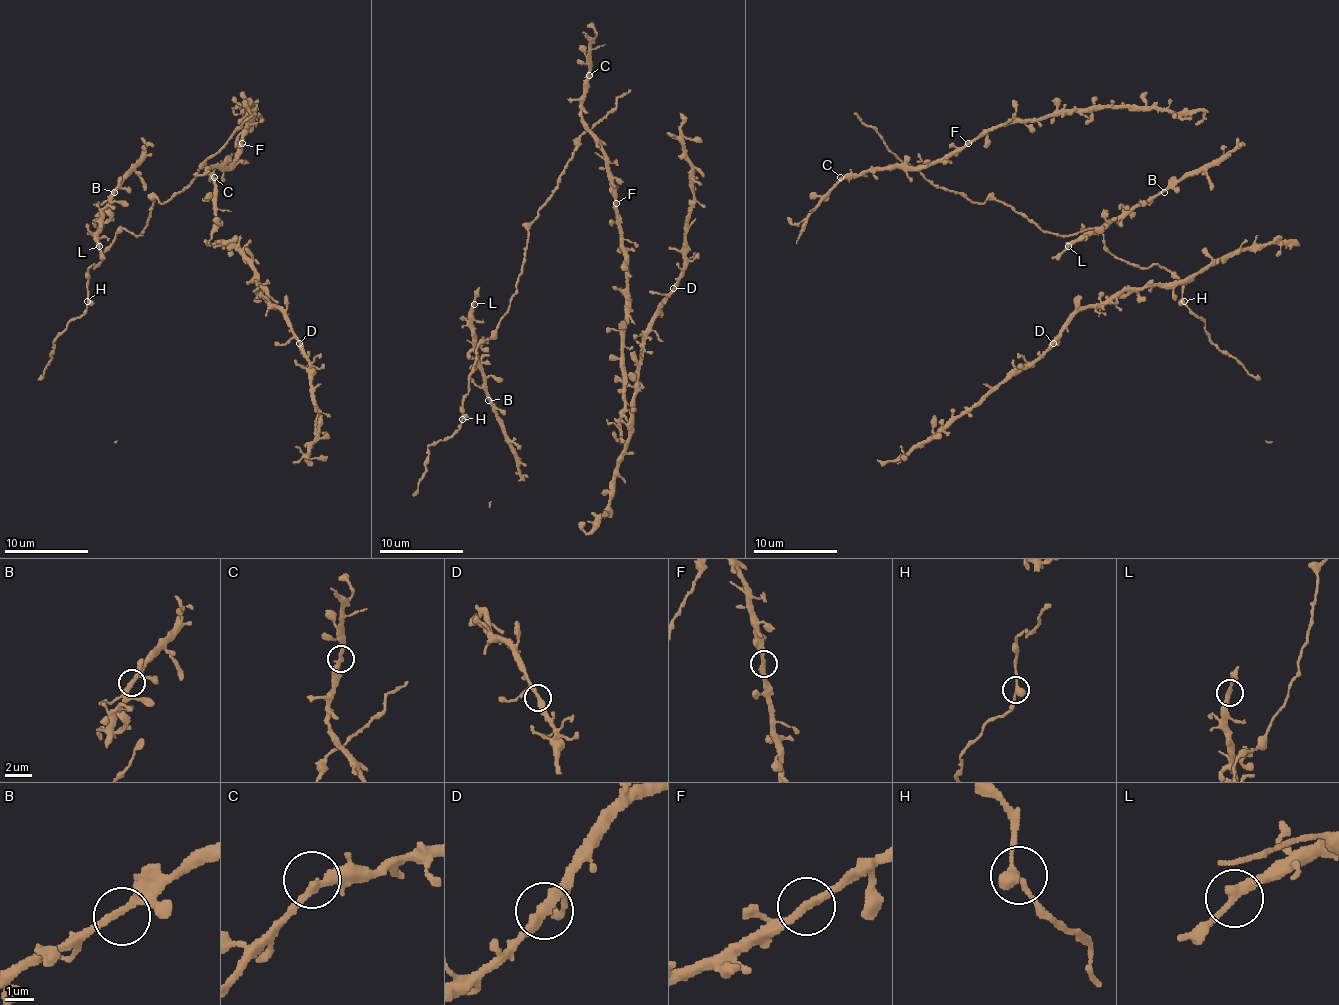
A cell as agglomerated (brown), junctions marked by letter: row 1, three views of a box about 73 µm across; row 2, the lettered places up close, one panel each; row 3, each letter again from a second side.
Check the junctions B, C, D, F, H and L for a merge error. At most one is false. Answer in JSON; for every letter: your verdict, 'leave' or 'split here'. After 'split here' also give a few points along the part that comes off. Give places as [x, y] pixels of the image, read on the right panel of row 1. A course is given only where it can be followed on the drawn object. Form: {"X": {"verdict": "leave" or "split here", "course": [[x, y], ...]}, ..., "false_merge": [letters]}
{"B": {"verdict": "leave"}, "C": {"verdict": "leave"}, "D": {"verdict": "leave"}, "F": {"verdict": "leave"}, "H": {"verdict": "leave"}, "L": {"verdict": "leave"}, "false_merge": []}

